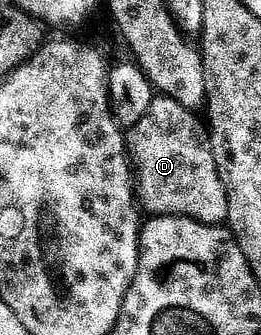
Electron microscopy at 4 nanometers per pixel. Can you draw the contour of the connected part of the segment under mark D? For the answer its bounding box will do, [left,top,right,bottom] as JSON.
[132,98,228,226]

